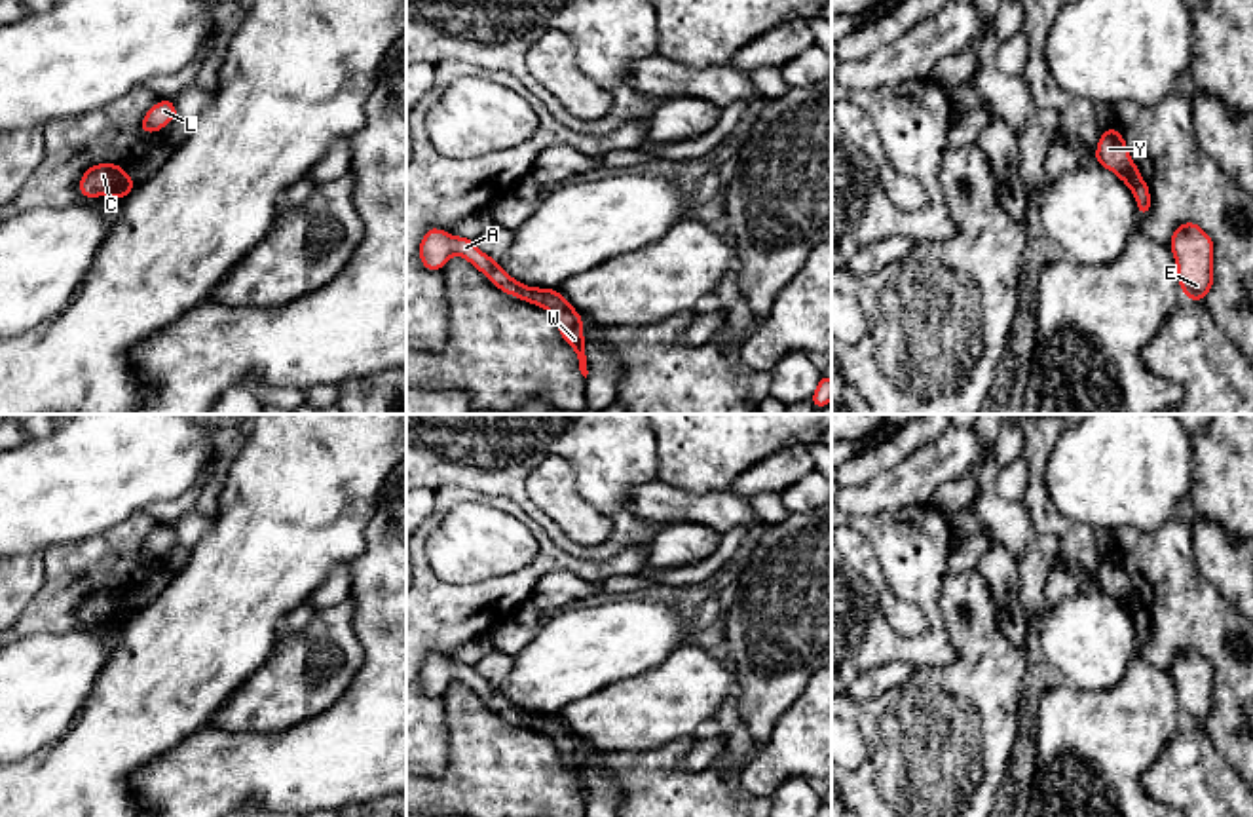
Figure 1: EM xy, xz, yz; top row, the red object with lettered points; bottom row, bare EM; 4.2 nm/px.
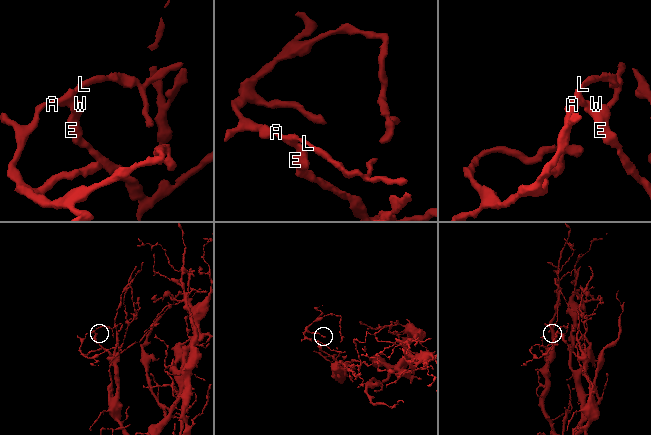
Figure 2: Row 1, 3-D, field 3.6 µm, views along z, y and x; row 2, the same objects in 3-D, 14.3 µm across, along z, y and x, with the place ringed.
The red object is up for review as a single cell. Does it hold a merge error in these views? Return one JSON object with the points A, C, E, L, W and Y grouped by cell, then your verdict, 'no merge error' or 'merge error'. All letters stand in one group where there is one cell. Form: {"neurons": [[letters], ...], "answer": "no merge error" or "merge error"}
{"neurons": [["A", "C", "L", "Y"], ["E", "W"]], "answer": "merge error"}

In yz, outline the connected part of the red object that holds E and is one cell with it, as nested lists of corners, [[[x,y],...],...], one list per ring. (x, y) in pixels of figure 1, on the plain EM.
[[[1183,648],[1169,667],[1183,722],[1202,728],[1213,711],[1213,665],[1194,648]]]

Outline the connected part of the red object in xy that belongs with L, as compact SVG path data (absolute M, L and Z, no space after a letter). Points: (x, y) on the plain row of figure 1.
M171 524L159 526L156 532L152 532L146 538L140 557L142 559L161 557L163 551L177 542L178 542L178 538L177 538L175 530L171 528Z

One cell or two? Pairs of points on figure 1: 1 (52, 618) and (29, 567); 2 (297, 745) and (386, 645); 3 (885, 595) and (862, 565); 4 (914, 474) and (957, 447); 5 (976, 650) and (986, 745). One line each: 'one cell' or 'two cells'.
1: two cells
2: one cell
3: one cell
4: one cell
5: one cell

